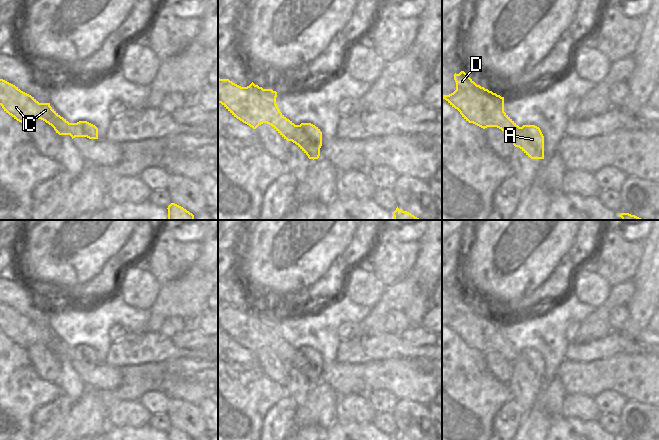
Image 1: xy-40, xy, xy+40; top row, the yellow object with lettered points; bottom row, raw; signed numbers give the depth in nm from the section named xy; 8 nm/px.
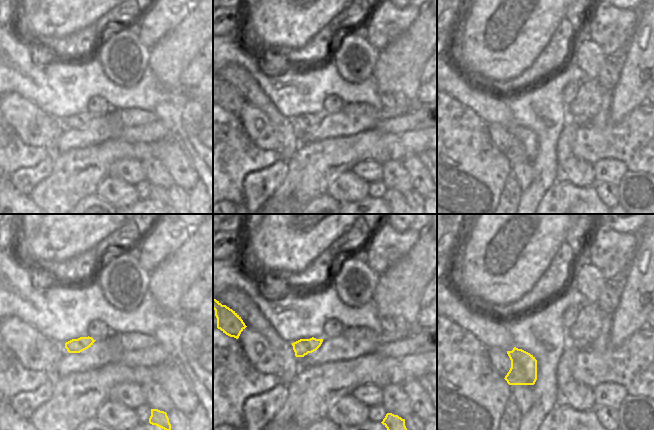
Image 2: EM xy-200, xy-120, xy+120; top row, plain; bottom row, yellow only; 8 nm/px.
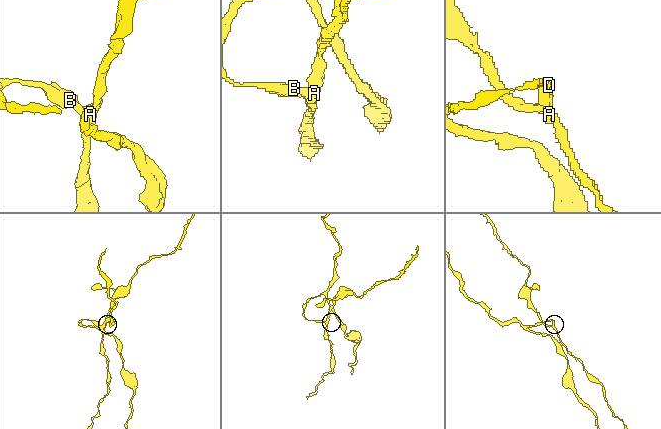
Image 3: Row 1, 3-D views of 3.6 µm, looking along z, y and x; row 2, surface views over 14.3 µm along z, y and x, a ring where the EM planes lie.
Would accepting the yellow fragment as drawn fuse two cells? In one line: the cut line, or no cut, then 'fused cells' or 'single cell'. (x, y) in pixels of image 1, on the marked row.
cut xy (300, 125), (291, 140); fused cells

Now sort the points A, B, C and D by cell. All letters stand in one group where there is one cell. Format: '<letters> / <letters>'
A / B C D

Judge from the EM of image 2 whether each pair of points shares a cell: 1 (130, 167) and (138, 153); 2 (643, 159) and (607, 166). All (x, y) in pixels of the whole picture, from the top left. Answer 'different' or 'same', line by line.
1: different
2: different

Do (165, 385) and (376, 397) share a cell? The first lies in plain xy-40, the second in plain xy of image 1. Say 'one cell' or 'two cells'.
two cells

